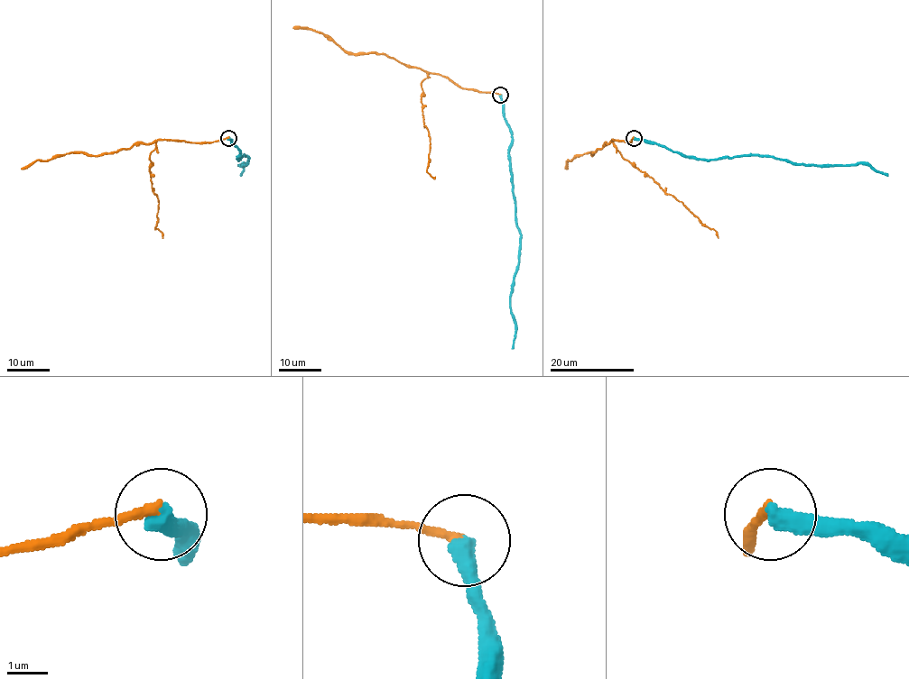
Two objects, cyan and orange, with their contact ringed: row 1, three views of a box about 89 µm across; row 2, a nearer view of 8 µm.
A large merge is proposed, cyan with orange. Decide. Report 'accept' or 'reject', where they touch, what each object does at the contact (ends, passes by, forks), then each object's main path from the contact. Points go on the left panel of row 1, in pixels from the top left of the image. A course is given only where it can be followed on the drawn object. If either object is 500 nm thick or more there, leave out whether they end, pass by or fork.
reject; place (228, 138); cyan ends; orange ends; course cyan (228, 138), (240, 151), (239, 160), (243, 155), (248, 158), (246, 164), (239, 165), (243, 164), (240, 176); course orange (228, 138), (212, 142), (154, 140), (113, 153), (56, 154), (50, 160), (38, 160), (21, 169)

